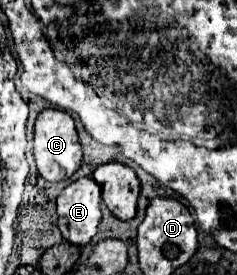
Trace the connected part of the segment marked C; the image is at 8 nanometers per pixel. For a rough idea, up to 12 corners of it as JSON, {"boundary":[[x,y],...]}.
{"boundary":[[42,110],[34,160],[48,182],[70,178],[82,146],[70,114]]}

